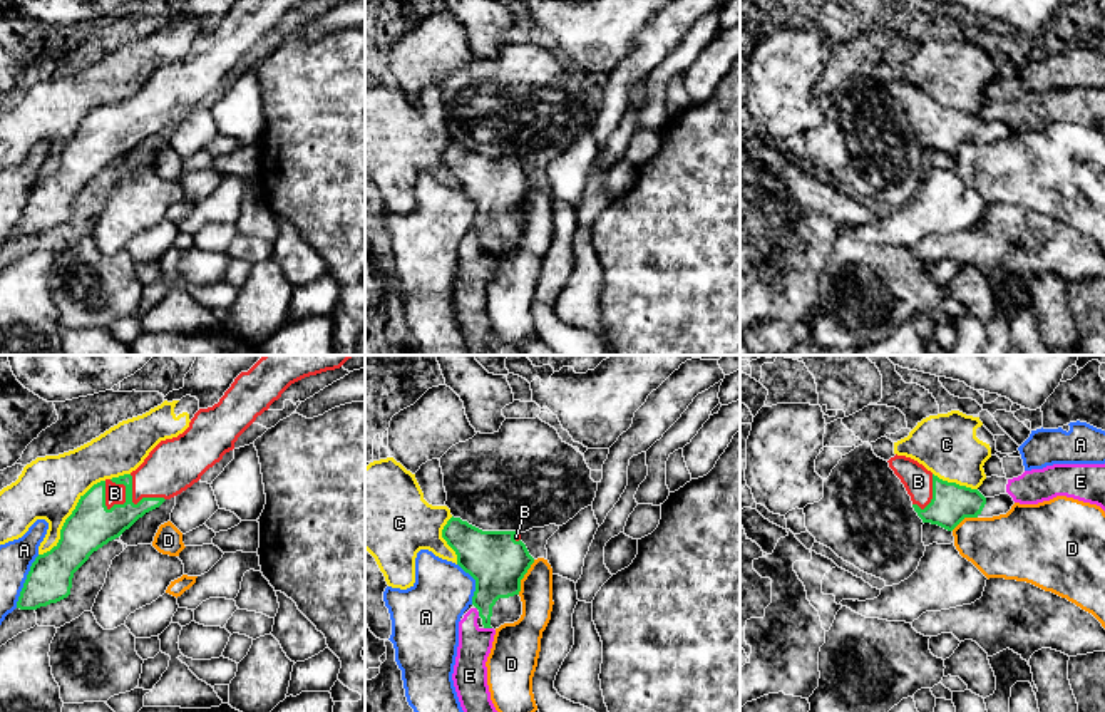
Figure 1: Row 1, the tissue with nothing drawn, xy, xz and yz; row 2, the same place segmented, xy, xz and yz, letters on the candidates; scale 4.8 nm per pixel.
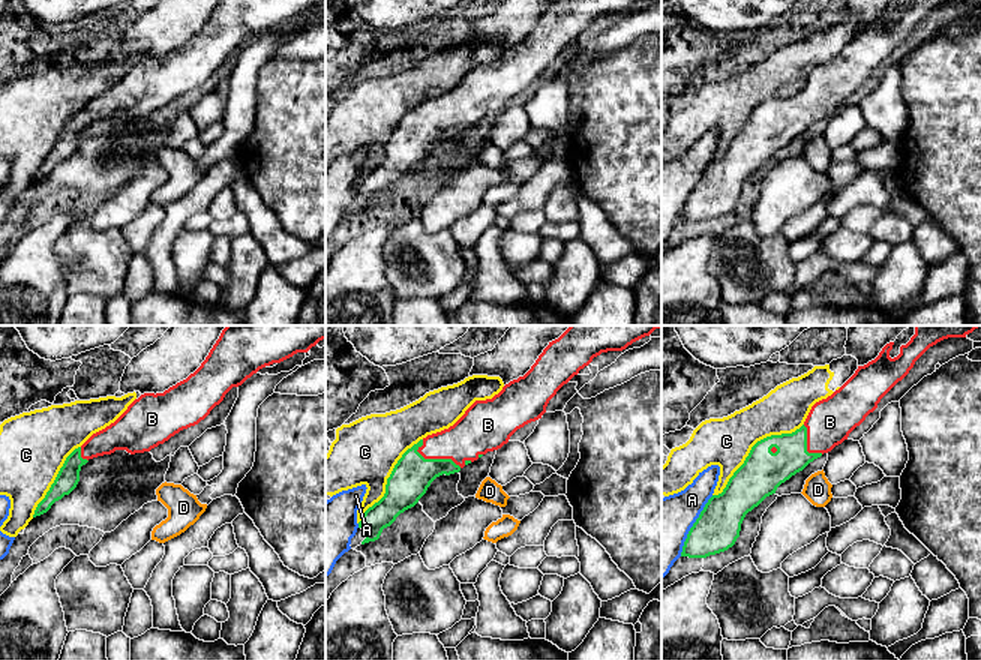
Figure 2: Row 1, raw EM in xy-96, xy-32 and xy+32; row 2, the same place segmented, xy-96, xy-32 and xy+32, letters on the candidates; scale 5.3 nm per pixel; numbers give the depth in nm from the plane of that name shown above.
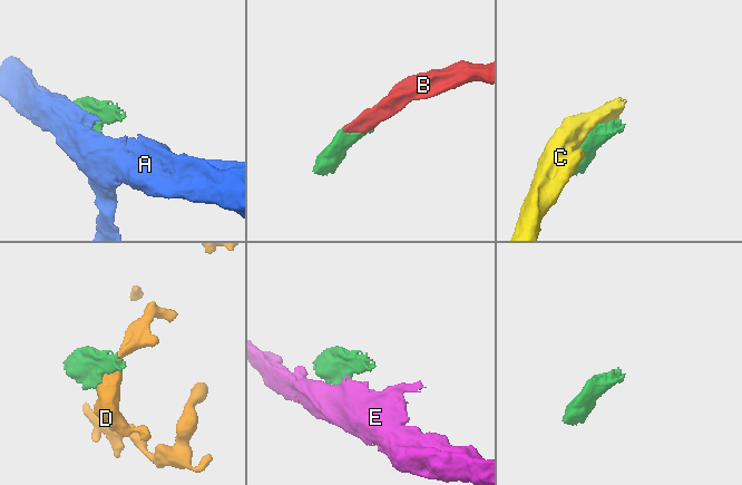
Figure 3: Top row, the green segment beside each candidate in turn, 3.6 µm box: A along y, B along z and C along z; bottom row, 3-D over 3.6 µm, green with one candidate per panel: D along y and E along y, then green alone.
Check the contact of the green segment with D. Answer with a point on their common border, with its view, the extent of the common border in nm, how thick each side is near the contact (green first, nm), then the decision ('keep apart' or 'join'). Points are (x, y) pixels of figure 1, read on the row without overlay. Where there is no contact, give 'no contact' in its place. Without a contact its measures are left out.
contact xz (523, 201); length 190 nm; calibres 280 and 160 nm; keep apart

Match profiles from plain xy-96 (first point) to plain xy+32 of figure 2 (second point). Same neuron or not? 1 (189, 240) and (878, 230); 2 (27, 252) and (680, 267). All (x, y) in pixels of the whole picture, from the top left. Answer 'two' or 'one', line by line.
1: two
2: one

